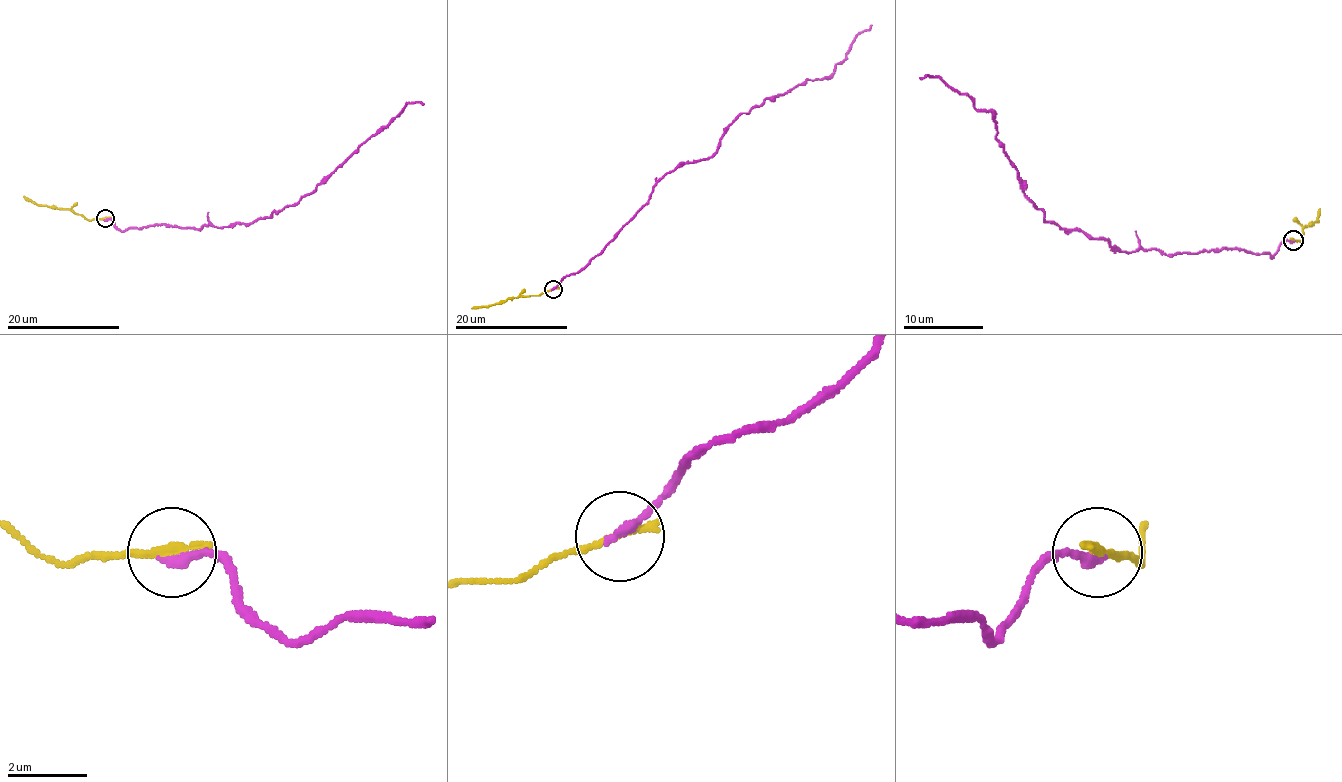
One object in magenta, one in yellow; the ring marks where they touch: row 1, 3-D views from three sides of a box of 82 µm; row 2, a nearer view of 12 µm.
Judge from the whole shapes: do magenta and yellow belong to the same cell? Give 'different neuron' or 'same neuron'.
different neuron

